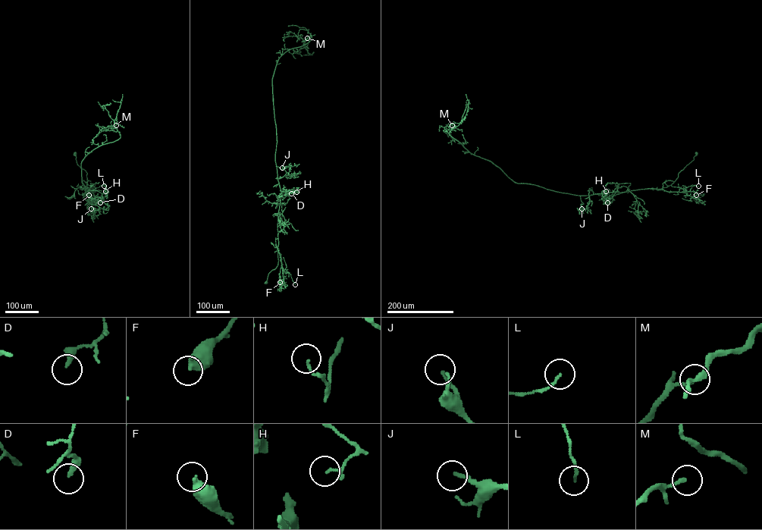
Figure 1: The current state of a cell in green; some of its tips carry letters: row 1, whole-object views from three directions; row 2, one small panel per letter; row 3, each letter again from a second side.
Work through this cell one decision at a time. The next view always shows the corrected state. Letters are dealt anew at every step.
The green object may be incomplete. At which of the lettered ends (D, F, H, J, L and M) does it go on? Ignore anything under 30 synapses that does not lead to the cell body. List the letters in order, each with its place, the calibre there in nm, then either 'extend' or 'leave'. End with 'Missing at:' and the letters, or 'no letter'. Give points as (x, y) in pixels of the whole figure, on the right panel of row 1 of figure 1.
D: place (607, 202); calibre 260 nm; leave
F: place (696, 195); calibre 480 nm; leave
H: place (606, 191); calibre 90 nm; leave
J: place (581, 208); calibre 170 nm; leave
L: place (698, 186); calibre 100 nm; leave
M: place (452, 125); calibre 190 nm; leave
Missing at: no letter

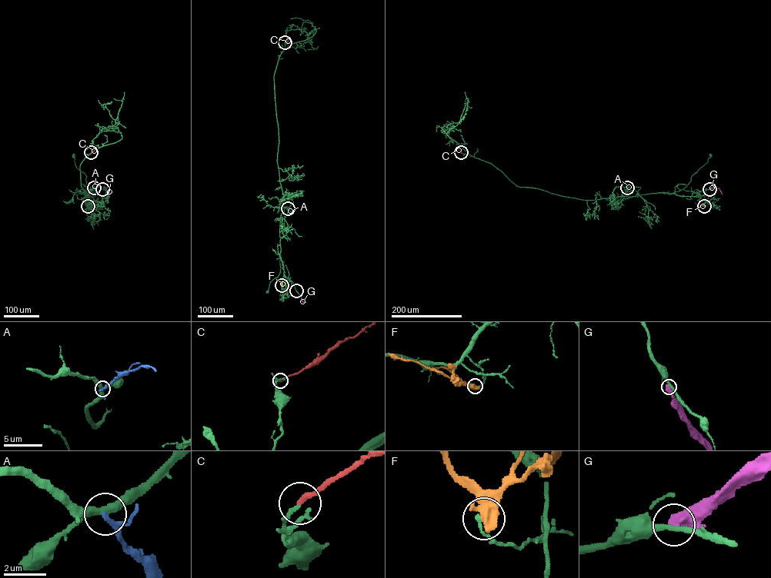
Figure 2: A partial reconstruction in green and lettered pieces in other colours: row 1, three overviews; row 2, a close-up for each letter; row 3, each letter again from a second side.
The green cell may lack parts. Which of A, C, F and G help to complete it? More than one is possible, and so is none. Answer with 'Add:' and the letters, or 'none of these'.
Add: C

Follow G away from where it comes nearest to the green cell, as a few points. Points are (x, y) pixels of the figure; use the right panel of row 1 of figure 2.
G: (709, 189), (719, 188), (721, 193)

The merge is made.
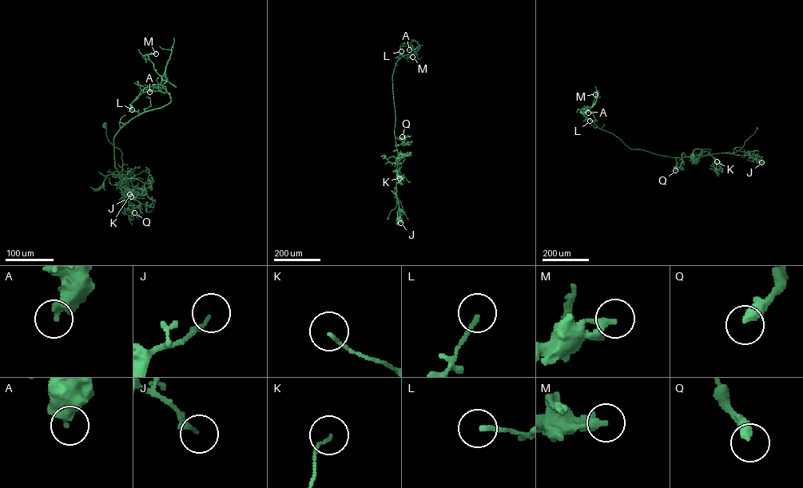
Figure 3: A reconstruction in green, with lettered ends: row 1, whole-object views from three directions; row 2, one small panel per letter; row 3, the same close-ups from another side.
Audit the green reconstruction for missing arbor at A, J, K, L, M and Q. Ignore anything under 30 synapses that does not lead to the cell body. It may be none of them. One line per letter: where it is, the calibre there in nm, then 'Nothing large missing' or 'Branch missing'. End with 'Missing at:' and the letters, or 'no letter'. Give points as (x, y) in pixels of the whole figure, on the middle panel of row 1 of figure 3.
A: Place: (409, 49). Thickness 420 nm. Nothing large missing
J: Place: (400, 223). Thickness 160 nm. Nothing large missing
K: Place: (399, 178). Thickness 110 nm. Nothing large missing
L: Place: (401, 51). Thickness 160 nm. Nothing large missing
M: Place: (412, 57). Thickness 220 nm. Nothing large missing
Q: Place: (402, 136). Thickness 360 nm. Nothing large missing
Missing at: no letter

